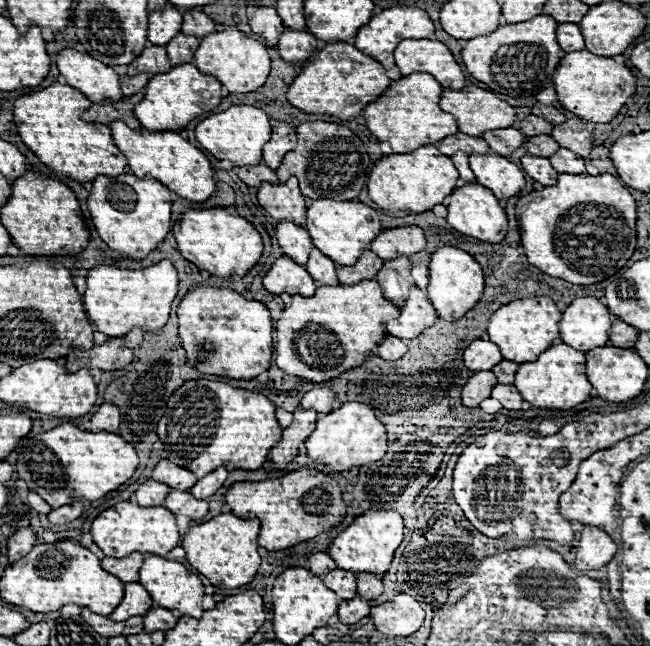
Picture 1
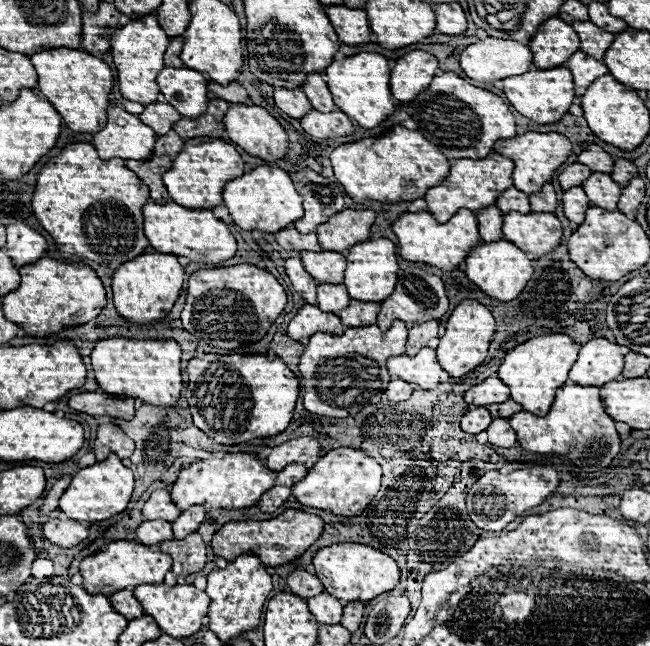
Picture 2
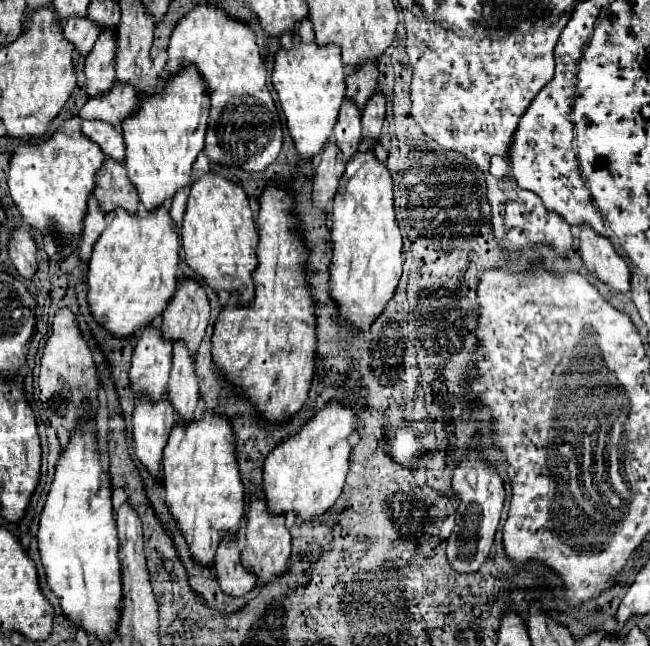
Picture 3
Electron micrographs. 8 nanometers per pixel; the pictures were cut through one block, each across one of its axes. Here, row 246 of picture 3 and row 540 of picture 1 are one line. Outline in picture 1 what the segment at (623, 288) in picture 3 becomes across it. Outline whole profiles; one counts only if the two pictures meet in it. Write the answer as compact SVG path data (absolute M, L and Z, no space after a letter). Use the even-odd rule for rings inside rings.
M584 526L578 554L576 554L576 568L578 570L598 570L606 566L618 550L618 544L600 528Z

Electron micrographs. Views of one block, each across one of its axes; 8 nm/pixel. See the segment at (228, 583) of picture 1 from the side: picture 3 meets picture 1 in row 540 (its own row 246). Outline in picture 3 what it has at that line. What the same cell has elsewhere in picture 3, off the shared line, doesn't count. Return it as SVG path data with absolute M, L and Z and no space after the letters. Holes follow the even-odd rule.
M212 172L204 174L190 188L188 206L184 214L184 224L180 230L184 260L186 264L210 286L218 292L238 292L242 304L250 304L254 298L254 282L252 272L256 270L256 246L258 232L254 226L254 216L250 208L250 200L242 186L228 182Z

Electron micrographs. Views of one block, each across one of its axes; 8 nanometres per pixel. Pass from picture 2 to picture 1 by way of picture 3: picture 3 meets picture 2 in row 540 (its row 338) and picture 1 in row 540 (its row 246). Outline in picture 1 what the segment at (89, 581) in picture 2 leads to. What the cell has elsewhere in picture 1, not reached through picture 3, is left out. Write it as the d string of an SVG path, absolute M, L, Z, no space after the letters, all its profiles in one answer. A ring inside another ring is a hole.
M118 502L116 506L104 510L98 518L94 518L90 534L94 536L96 546L110 558L126 558L132 552L166 556L172 548L178 546L178 540L180 540L176 516L172 512L168 512L162 506L142 508L130 502Z

